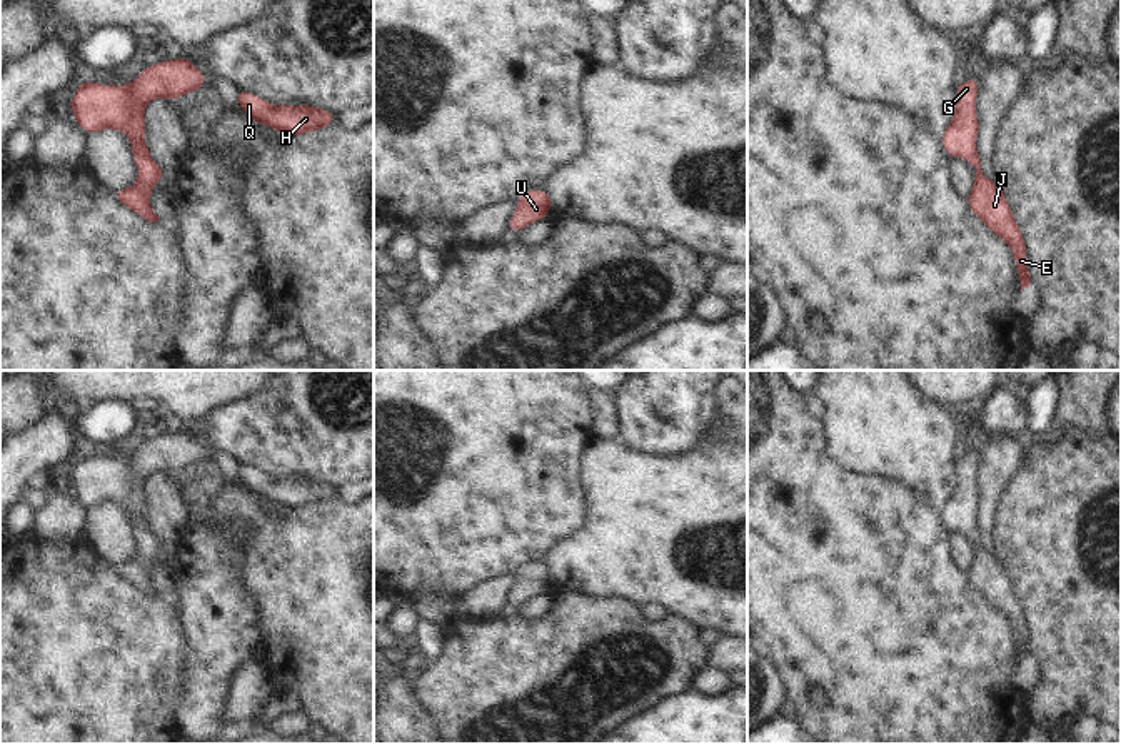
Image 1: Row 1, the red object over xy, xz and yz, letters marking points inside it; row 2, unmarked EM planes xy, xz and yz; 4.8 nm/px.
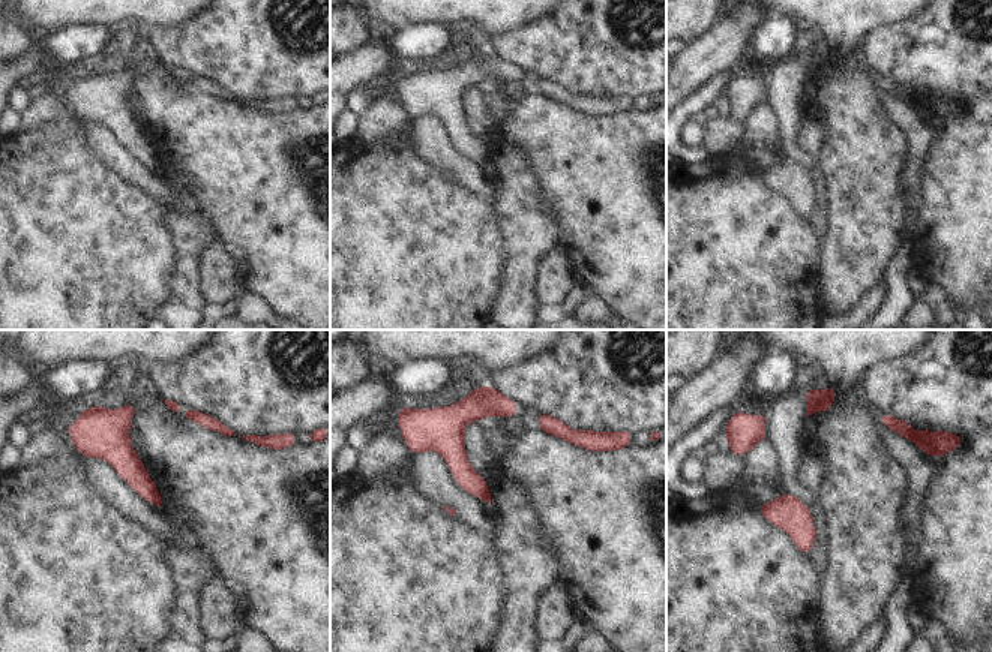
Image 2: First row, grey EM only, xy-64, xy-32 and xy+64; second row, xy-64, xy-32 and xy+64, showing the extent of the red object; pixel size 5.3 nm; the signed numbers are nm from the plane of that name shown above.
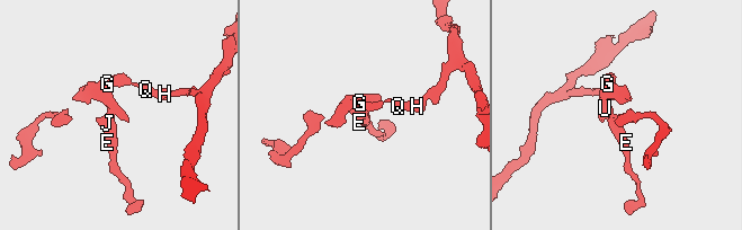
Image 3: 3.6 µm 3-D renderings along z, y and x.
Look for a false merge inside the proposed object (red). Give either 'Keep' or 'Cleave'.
Keep.

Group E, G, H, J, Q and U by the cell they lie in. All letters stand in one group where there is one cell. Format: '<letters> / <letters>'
E G H J Q U

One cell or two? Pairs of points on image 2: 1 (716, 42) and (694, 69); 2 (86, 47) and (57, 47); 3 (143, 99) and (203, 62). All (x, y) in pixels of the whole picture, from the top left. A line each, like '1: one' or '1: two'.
1: one
2: one
3: two

